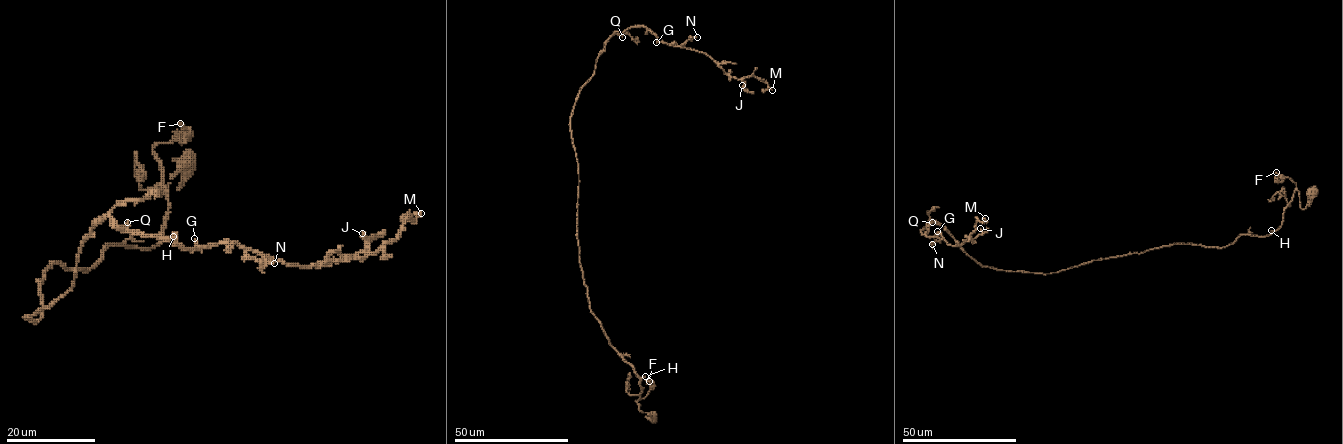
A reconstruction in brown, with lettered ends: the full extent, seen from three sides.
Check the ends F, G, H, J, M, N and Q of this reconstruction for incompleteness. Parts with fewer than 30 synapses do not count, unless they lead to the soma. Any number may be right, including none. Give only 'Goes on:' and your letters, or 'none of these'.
Goes on: H, N

